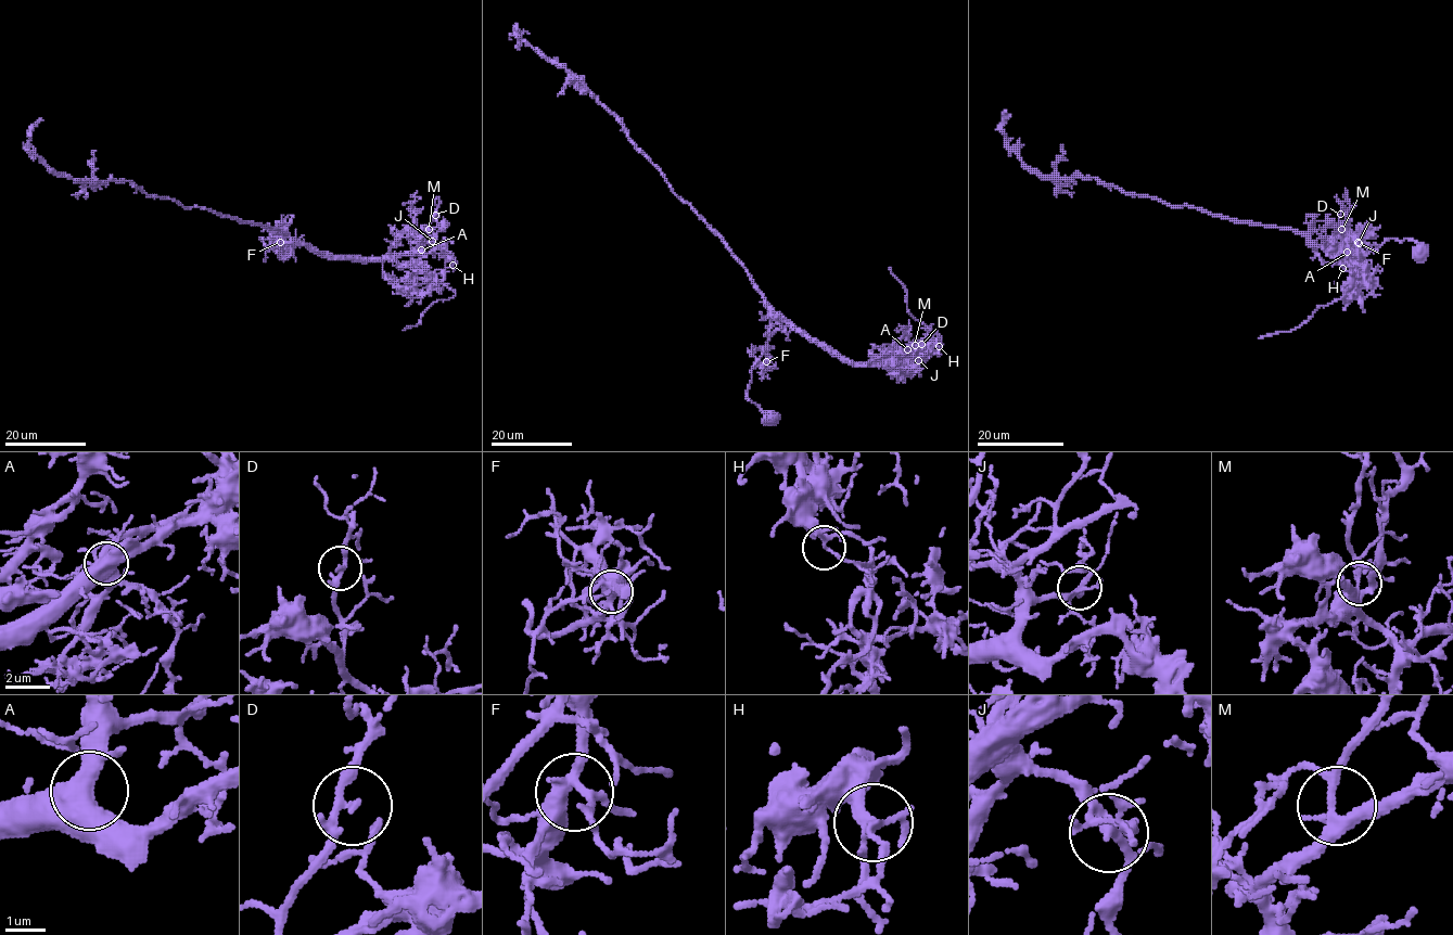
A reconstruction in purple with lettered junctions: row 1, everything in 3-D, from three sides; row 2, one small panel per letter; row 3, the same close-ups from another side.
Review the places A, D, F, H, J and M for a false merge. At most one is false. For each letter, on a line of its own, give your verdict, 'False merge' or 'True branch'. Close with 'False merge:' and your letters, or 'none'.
A: True branch
D: True branch
F: True branch
H: False merge
J: True branch
M: True branch
False merge: H

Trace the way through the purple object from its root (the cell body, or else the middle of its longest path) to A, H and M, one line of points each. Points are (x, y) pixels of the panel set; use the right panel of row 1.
A: (1418, 252), (1407, 239), (1388, 239), (1366, 252), (1343, 243), (1321, 246), (1341, 259), (1362, 260), (1347, 252)
H: (1418, 252), (1407, 239), (1366, 252), (1324, 243), (1341, 259), (1362, 258), (1339, 251), (1342, 268)
M: (1418, 252), (1407, 239), (1366, 252), (1321, 246), (1341, 259), (1362, 260), (1341, 229)

